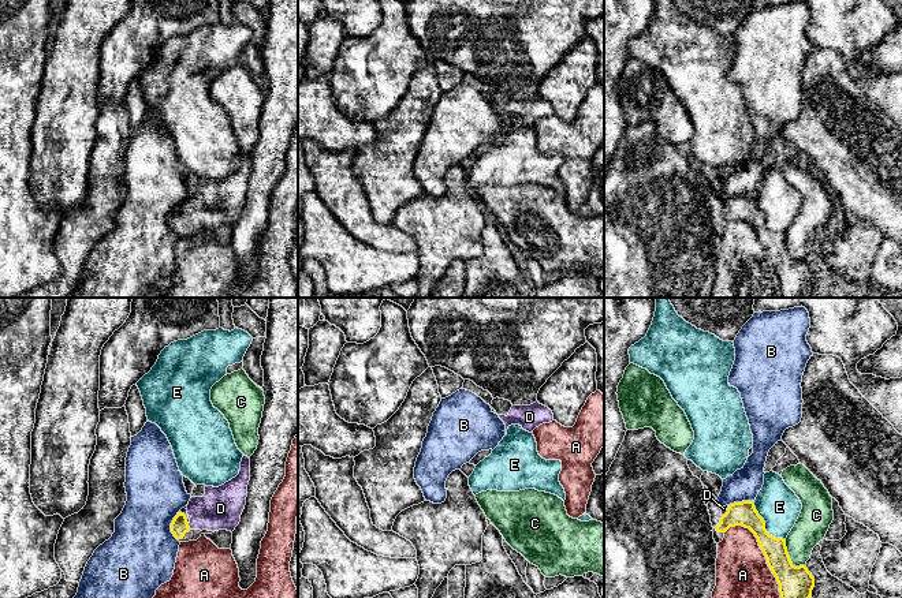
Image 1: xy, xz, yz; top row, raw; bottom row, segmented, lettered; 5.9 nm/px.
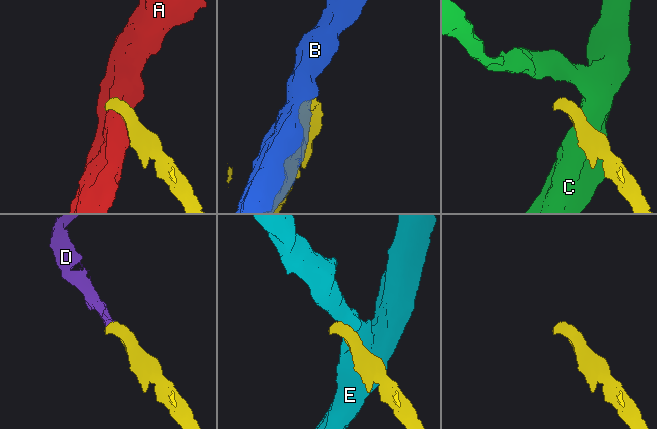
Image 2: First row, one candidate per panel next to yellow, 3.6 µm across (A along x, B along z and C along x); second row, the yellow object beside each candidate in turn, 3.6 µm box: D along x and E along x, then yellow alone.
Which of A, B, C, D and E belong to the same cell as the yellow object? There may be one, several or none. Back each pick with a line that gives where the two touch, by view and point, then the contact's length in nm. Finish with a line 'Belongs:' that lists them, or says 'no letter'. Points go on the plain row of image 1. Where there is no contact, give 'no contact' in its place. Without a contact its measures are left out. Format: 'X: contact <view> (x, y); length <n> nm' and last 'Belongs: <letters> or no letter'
D: contact xy (187, 220); length 40 nm
Belongs: D

